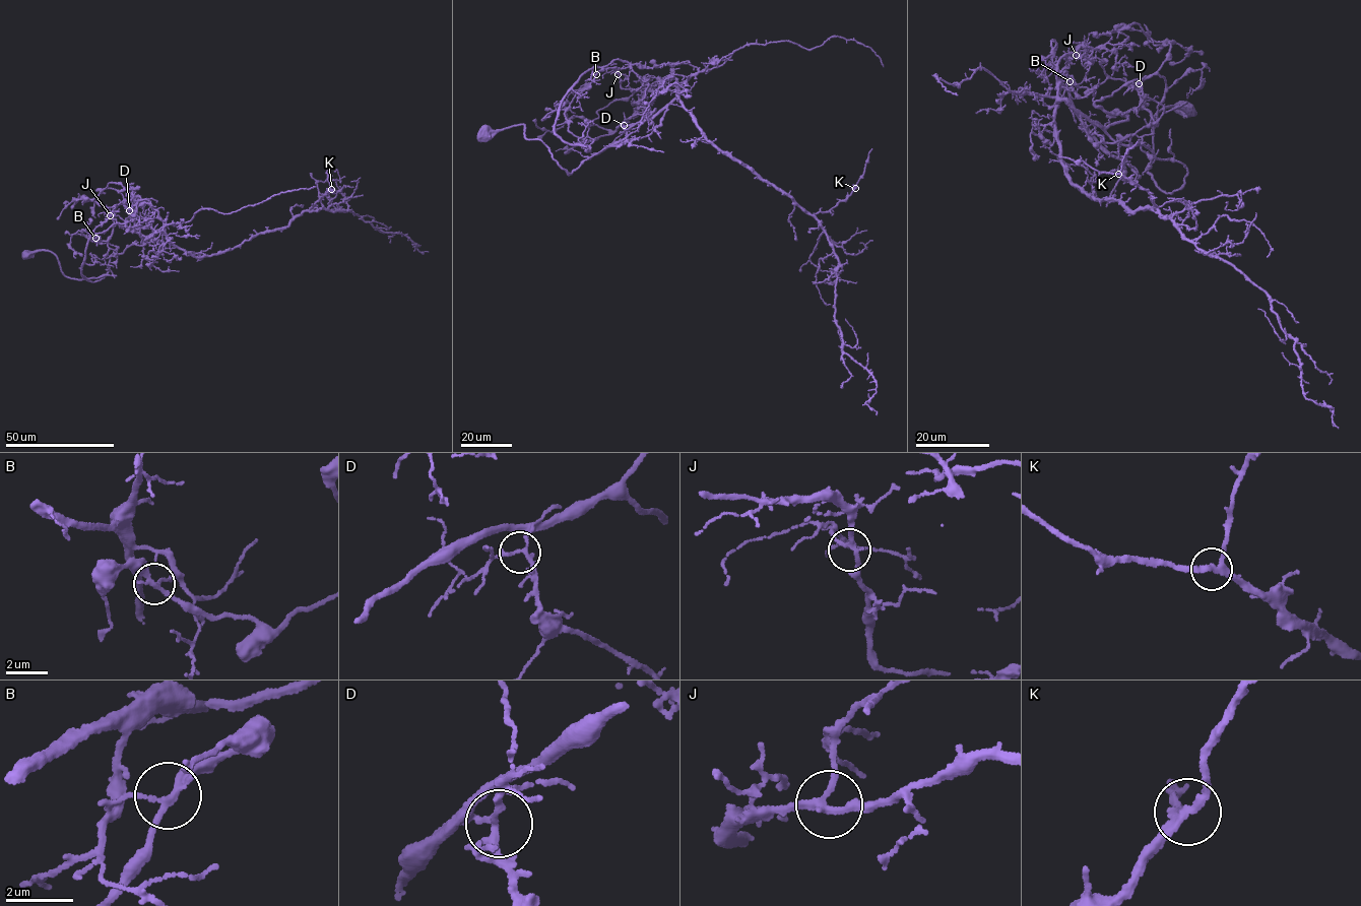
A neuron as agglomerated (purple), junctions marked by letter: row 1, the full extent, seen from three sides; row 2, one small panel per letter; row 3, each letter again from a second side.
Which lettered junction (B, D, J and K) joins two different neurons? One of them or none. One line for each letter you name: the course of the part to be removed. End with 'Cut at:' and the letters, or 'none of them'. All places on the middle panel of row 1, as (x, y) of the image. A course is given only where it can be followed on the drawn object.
B: foreign part runs (596, 74), (589, 69), (569, 89), (556, 133), (582, 145), (582, 122)
Cut at: B

